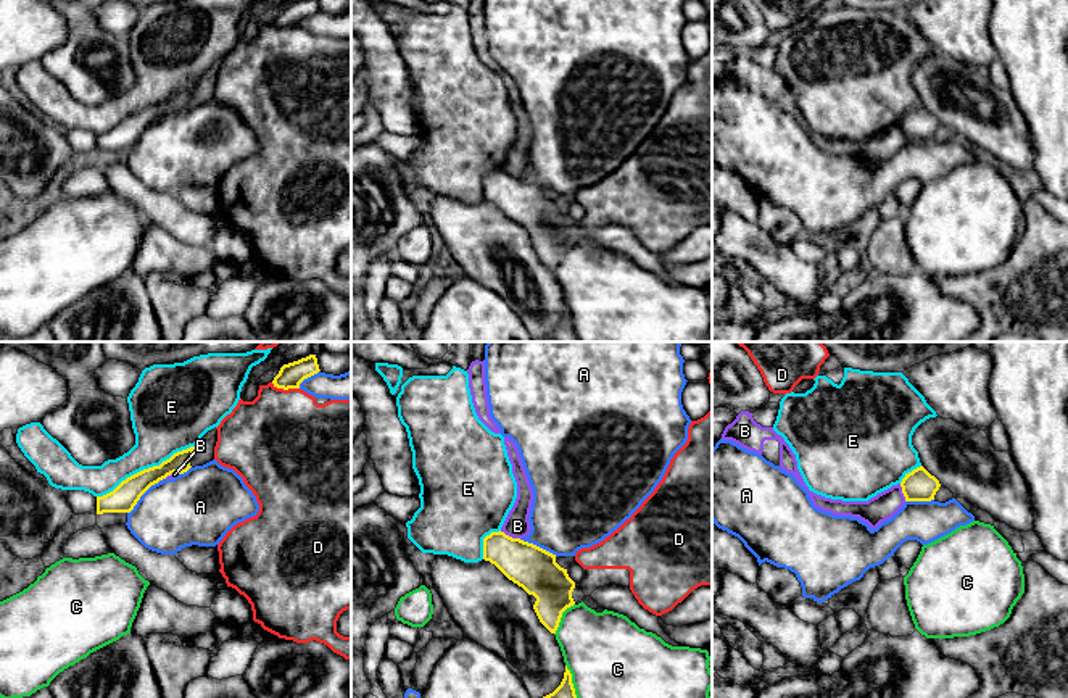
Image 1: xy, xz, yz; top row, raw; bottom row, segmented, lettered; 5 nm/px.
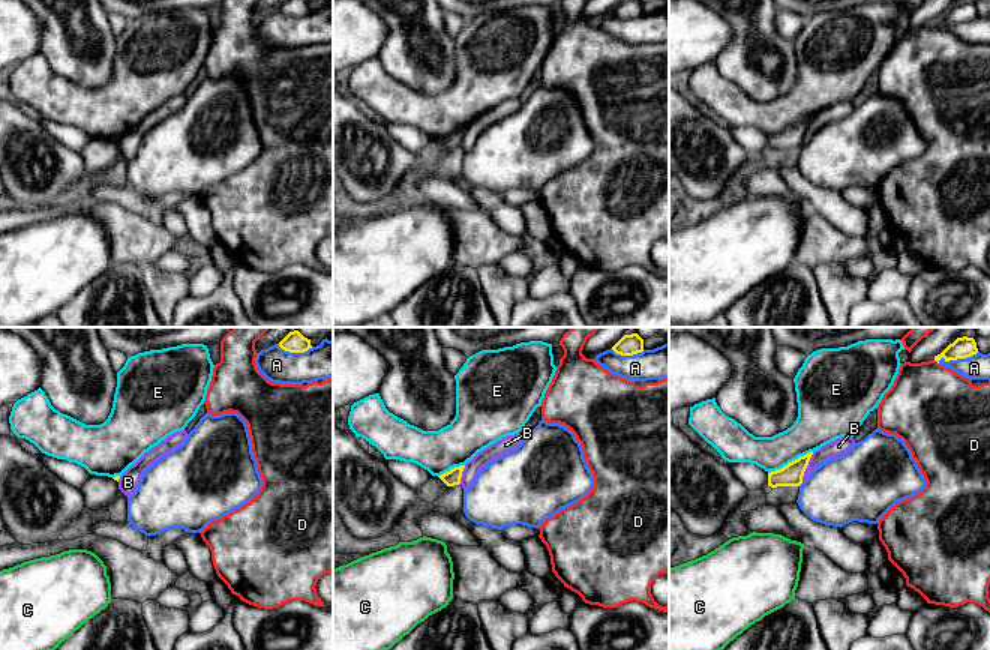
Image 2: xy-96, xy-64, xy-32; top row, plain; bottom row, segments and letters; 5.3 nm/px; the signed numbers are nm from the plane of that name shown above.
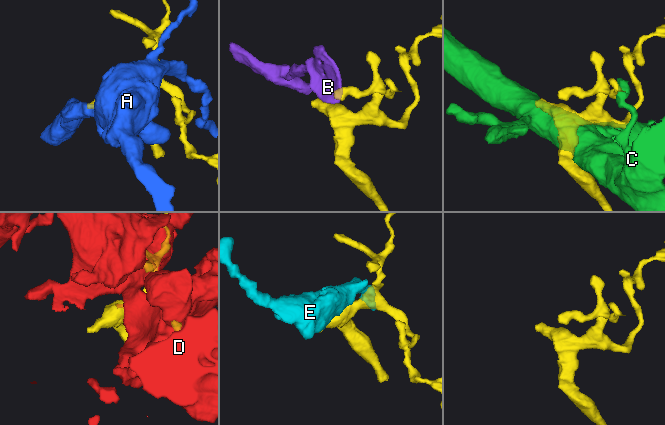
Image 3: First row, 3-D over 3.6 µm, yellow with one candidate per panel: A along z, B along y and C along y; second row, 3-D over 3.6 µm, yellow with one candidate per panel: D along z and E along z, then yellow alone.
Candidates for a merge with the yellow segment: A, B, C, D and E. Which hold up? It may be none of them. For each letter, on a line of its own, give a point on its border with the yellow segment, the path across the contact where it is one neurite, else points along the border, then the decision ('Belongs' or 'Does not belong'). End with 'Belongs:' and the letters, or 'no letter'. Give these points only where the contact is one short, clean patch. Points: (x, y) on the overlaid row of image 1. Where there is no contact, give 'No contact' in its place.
A: Touches yellow at xy (140, 495). Does not belong
B: Touches yellow at xz (511, 537). Boundary: xz (500, 531), (521, 540). Does not belong
C: Touches yellow at xz (561, 616). Does not belong
D: Touches yellow at xy (285, 389). Does not belong
E: Touches yellow at xy (145, 469). Does not belong
Belongs: no letter

